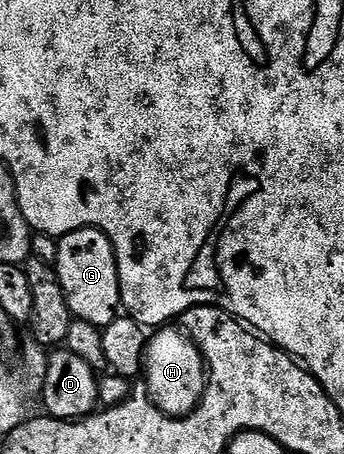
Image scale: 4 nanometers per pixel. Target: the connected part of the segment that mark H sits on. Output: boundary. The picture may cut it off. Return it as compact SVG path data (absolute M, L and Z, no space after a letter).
M159 328L147 342L144 387L149 399L164 415L183 418L194 410L204 395L206 364L195 342L183 330L170 328Z

